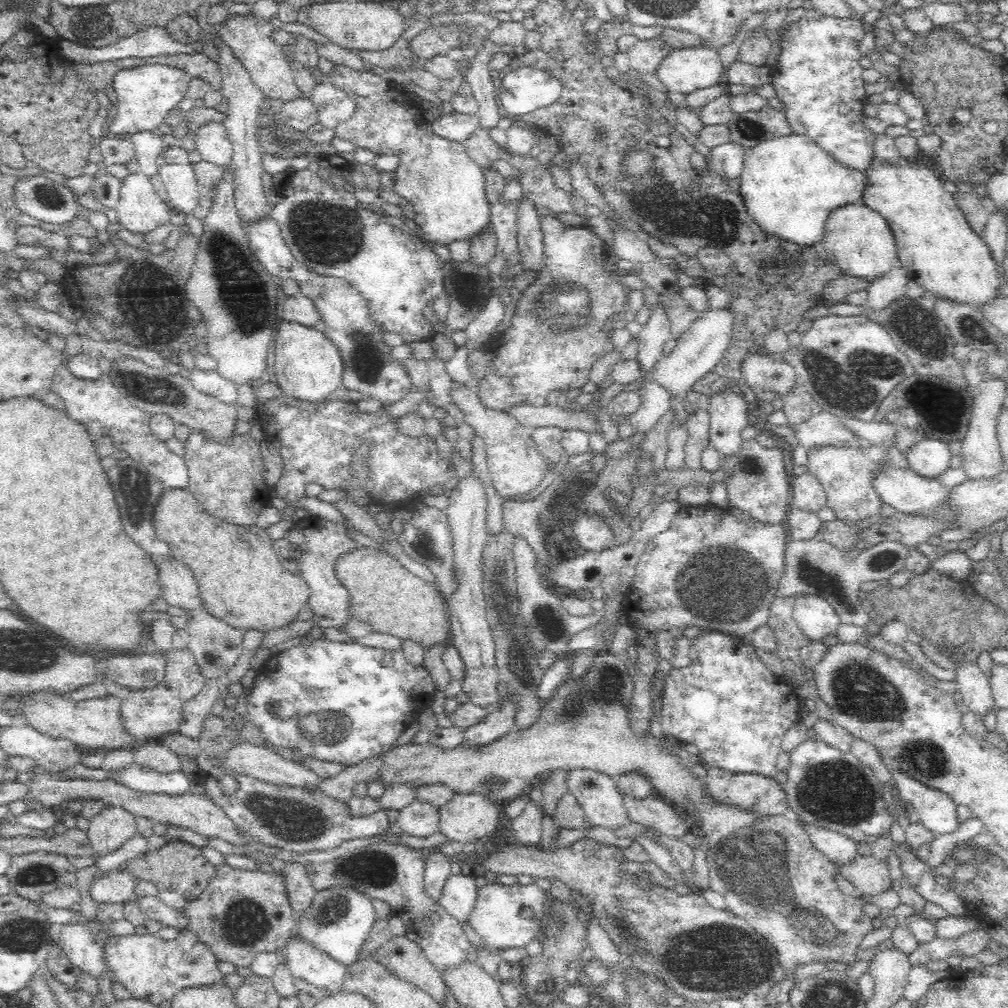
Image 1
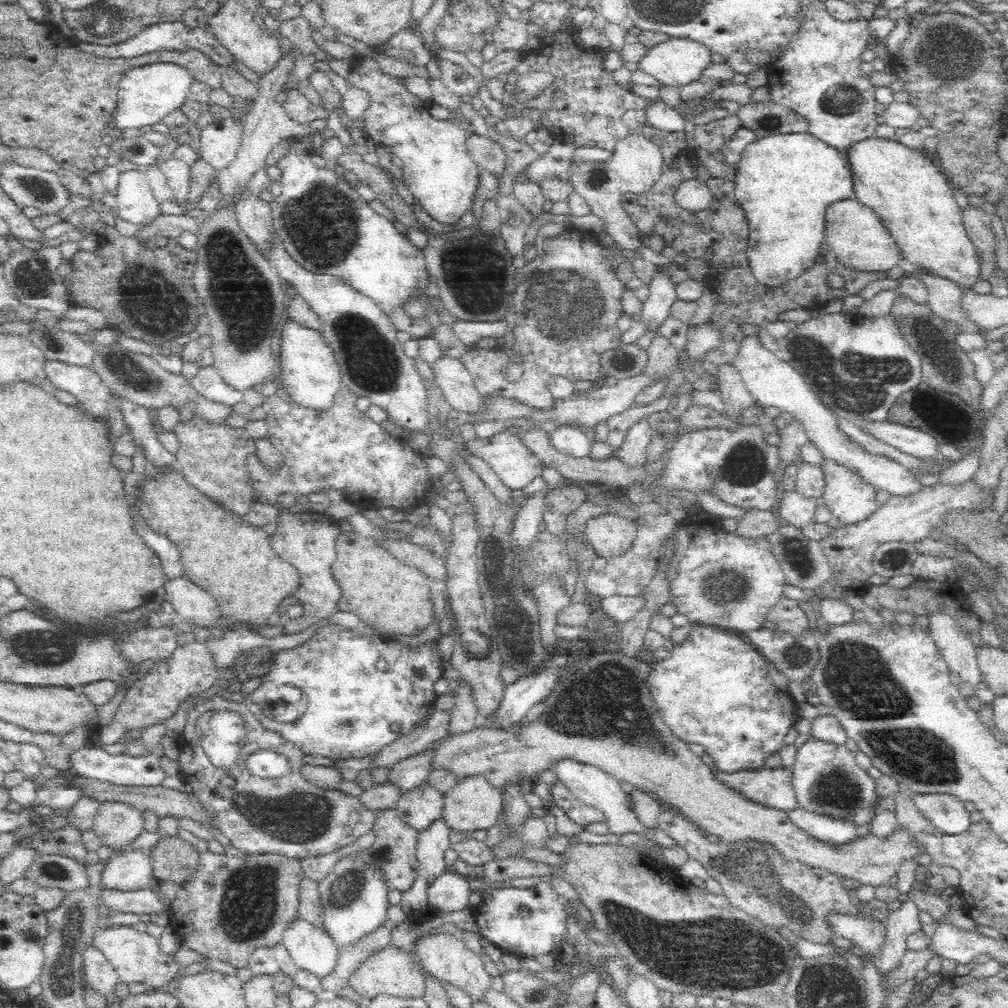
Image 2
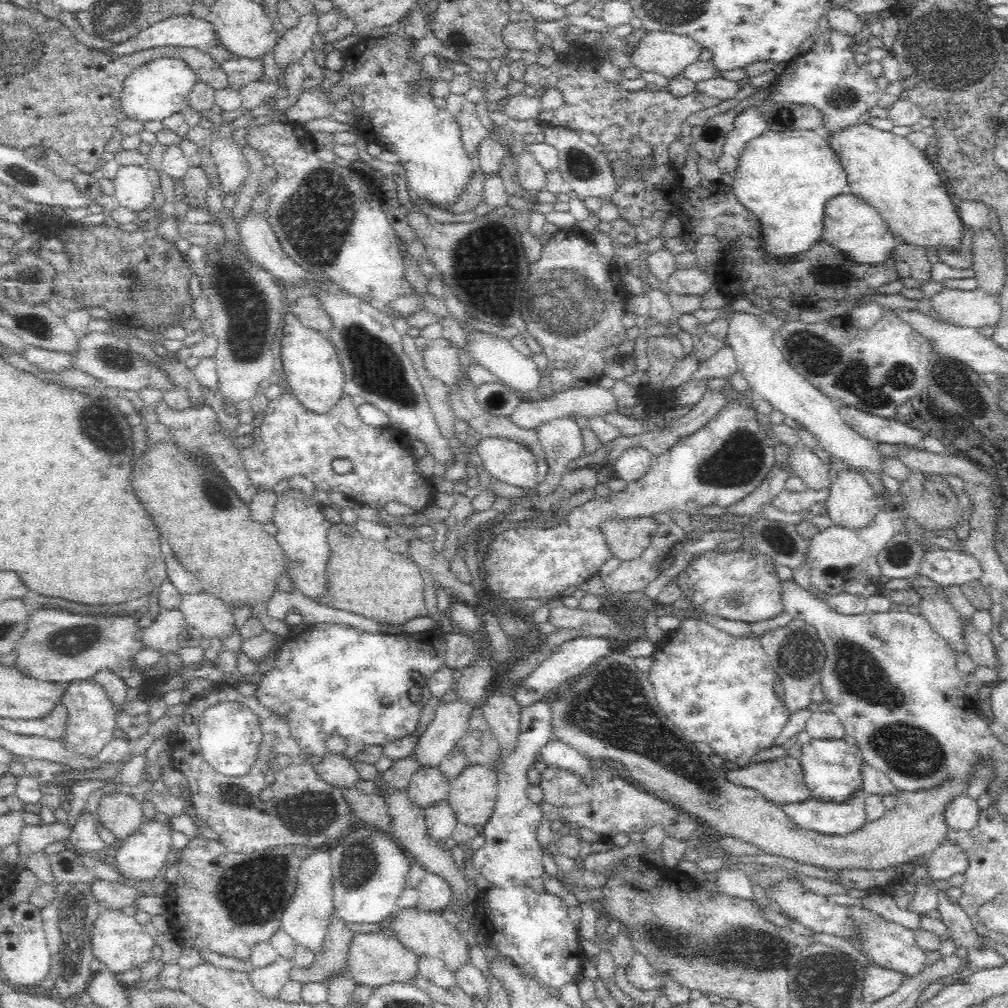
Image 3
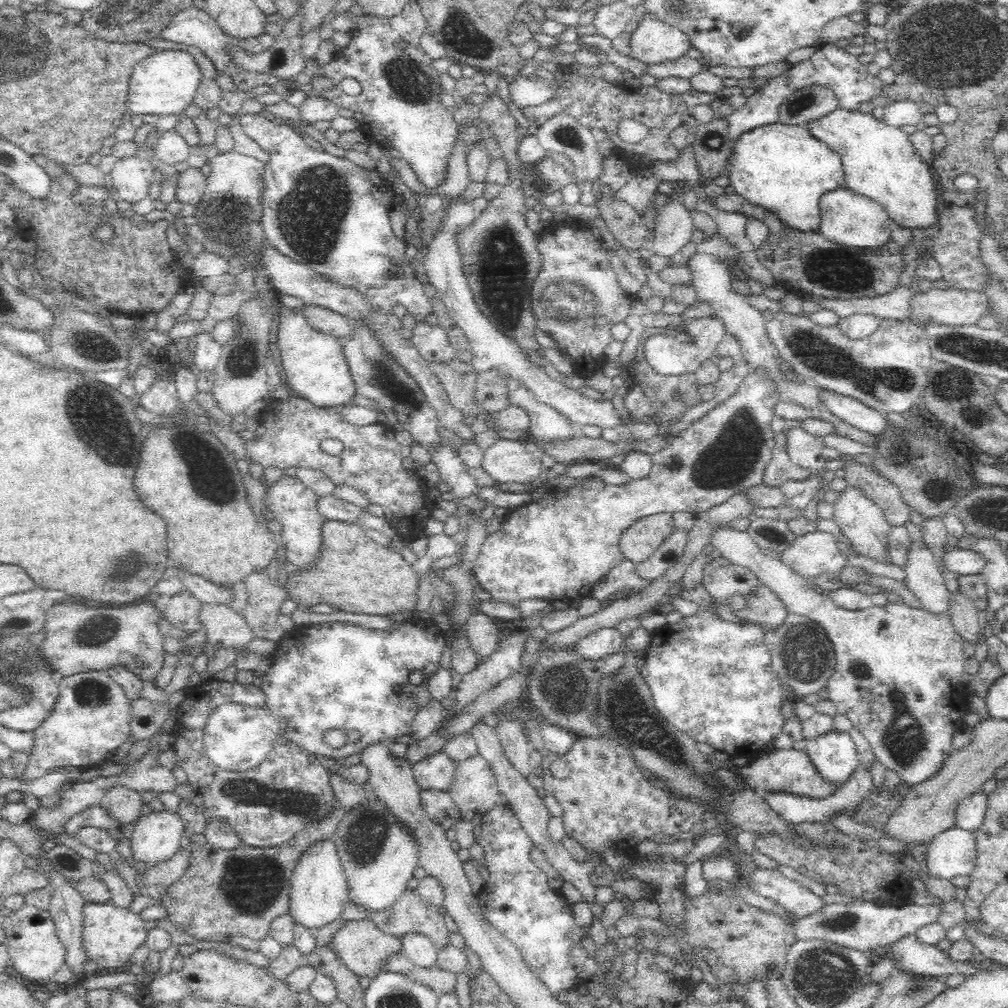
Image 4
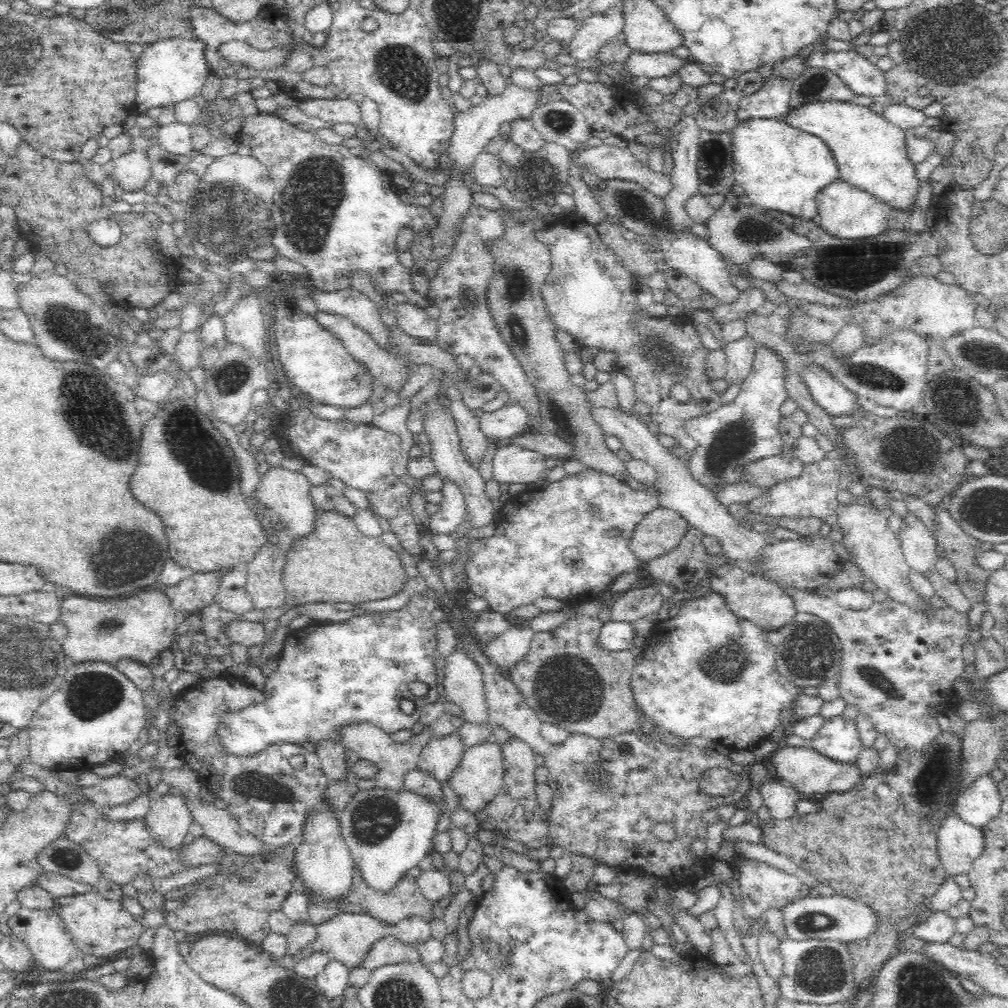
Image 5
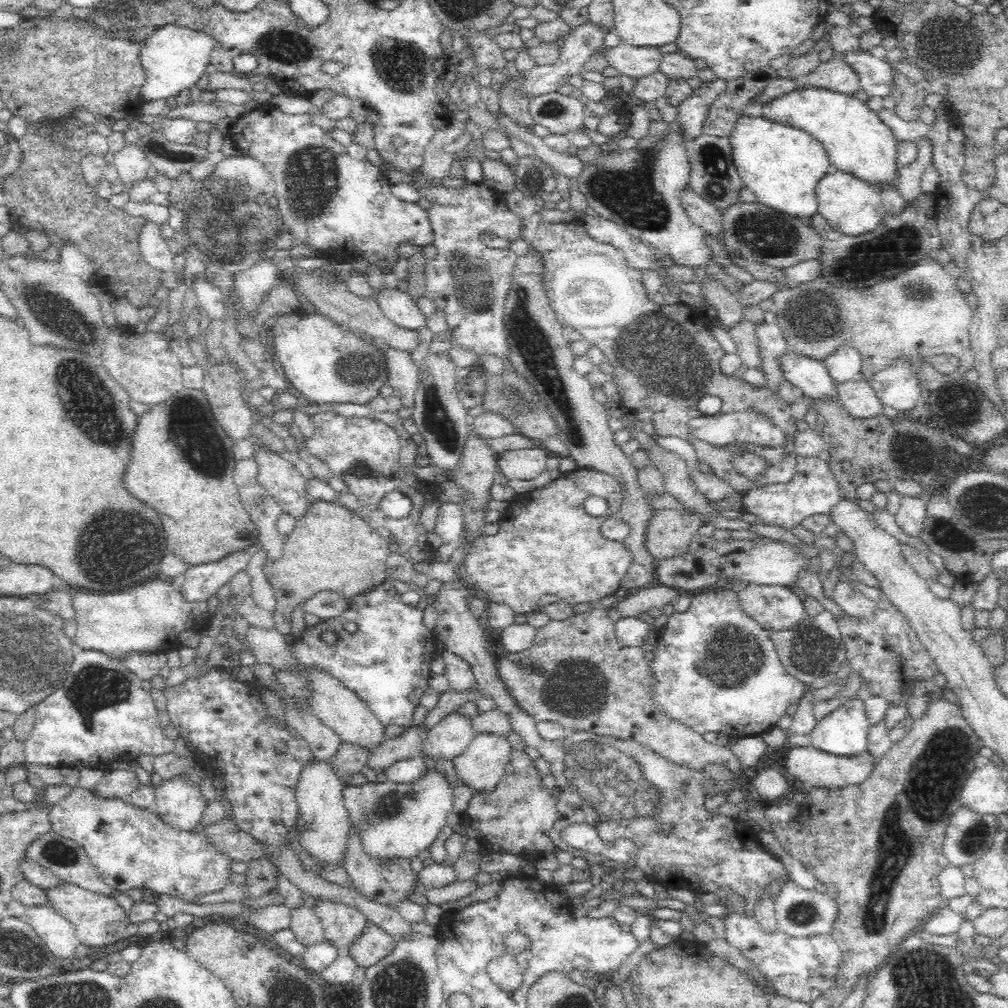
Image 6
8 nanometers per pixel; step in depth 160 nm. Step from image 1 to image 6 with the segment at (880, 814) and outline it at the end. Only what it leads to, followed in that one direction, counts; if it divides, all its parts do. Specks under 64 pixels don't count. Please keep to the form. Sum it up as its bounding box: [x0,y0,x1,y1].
[808,697,869,756]

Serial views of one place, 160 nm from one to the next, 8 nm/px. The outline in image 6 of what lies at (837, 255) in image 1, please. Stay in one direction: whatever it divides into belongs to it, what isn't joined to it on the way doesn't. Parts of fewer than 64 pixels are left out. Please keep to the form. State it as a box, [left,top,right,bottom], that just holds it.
[815,169,886,237]

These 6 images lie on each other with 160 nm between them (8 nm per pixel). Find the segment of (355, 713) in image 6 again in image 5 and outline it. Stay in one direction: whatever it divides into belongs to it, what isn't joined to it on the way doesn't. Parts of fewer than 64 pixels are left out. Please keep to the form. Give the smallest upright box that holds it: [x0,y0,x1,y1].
[340,724,430,792]

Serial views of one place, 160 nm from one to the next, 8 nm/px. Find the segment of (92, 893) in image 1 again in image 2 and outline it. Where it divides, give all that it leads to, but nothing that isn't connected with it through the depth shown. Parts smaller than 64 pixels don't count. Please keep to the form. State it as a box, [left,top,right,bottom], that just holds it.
[100,850,152,892]

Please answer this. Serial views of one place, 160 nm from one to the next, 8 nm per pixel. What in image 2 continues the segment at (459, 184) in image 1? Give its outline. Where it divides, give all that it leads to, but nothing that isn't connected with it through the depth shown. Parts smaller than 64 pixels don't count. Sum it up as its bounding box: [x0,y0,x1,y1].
[347,60,480,226]

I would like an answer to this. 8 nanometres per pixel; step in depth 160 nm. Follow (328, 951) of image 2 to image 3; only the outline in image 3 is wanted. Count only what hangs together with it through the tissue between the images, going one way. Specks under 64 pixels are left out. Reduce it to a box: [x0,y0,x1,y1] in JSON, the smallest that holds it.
[281,850,333,958]

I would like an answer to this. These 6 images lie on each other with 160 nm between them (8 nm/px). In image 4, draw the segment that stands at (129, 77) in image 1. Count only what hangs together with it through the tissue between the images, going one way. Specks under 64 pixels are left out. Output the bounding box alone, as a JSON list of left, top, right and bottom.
[127,50,201,119]

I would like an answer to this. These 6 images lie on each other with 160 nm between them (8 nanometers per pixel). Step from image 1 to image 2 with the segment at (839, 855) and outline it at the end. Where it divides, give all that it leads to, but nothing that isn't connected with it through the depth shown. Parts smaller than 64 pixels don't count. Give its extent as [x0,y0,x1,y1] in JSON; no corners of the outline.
[787,806,858,846]

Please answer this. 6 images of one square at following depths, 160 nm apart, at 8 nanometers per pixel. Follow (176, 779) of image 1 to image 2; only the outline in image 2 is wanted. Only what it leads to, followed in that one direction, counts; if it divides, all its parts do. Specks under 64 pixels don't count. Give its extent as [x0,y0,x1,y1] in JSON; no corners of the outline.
[70,748,168,787]

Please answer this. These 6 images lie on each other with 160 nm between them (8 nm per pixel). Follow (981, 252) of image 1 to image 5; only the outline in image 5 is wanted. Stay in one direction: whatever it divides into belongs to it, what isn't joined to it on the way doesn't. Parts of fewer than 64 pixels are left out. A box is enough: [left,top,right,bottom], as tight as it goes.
[787,102,920,213]

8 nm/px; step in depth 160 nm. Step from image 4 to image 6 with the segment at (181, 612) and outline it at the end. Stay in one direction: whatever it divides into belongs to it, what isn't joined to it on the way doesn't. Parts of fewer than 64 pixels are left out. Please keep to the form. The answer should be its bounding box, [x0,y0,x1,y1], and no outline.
[179,544,260,603]

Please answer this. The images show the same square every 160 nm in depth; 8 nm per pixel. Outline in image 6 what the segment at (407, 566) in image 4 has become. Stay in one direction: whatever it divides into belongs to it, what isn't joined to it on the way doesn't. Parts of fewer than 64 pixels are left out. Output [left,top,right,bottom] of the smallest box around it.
[263,501,390,636]

